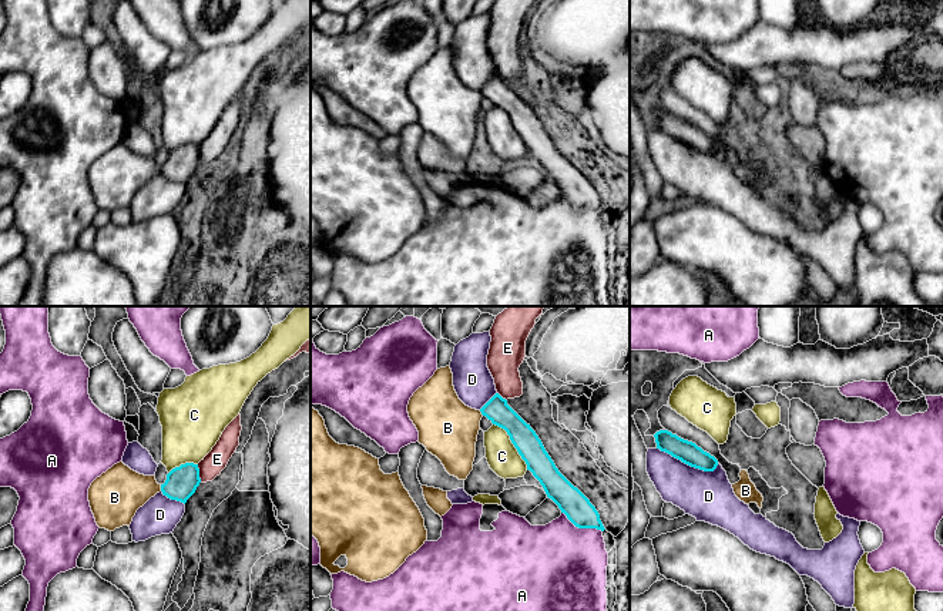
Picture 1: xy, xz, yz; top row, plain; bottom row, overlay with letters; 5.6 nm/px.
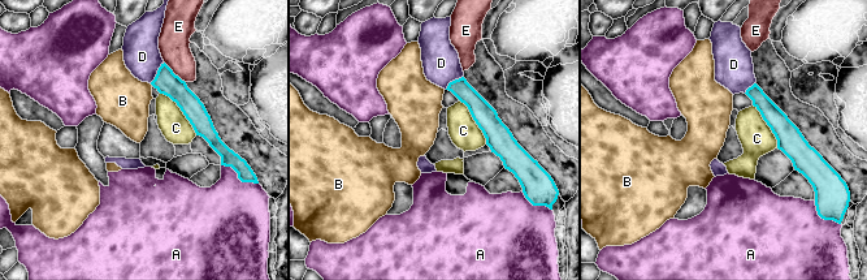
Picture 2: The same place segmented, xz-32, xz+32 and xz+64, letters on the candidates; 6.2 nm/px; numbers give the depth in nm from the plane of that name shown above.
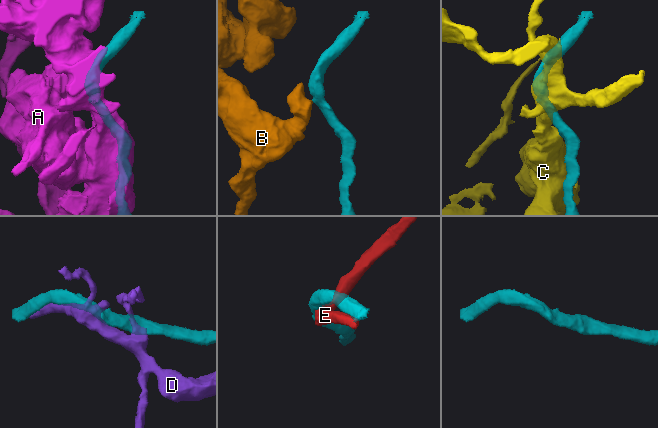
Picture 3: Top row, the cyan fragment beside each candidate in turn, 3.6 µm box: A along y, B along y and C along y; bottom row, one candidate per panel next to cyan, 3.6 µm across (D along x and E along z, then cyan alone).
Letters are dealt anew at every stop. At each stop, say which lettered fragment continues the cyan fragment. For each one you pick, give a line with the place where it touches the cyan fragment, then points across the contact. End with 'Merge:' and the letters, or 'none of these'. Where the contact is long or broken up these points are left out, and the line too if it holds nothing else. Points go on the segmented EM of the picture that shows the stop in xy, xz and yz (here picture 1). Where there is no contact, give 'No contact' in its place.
E: Touches cyan at xy (198, 473)
Merge: E

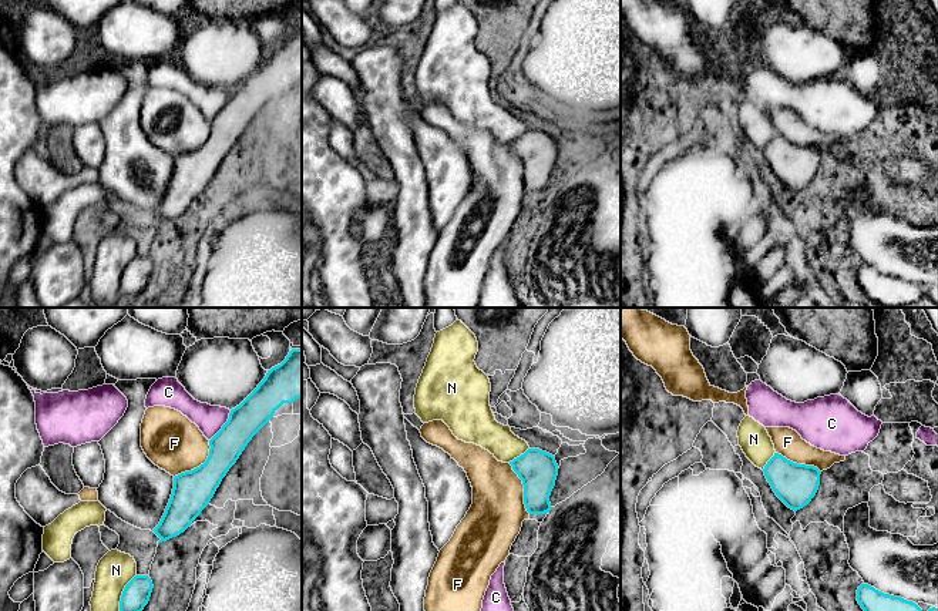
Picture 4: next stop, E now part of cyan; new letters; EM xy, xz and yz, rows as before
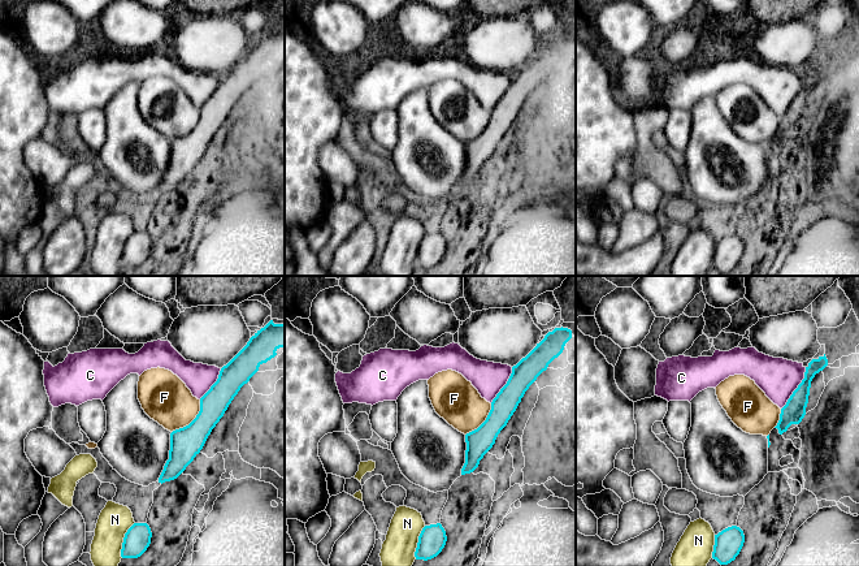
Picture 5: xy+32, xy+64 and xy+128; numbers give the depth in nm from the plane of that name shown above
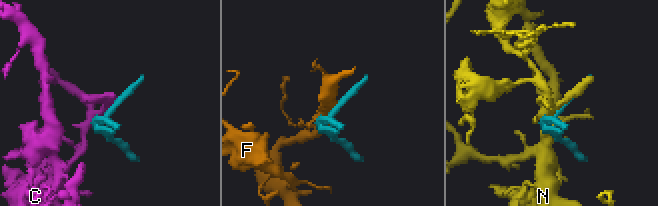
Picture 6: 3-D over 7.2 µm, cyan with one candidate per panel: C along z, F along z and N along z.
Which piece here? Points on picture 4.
Merge: none of these

